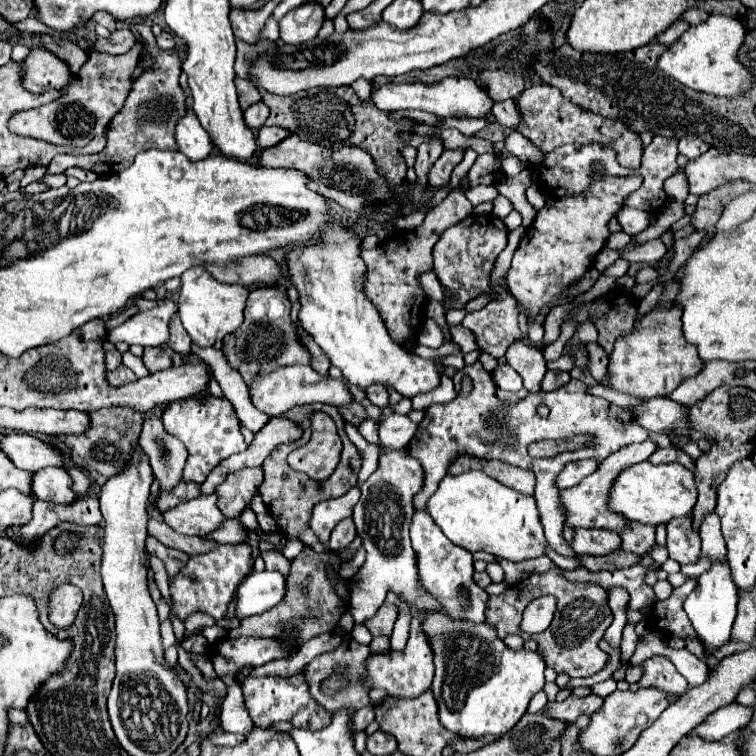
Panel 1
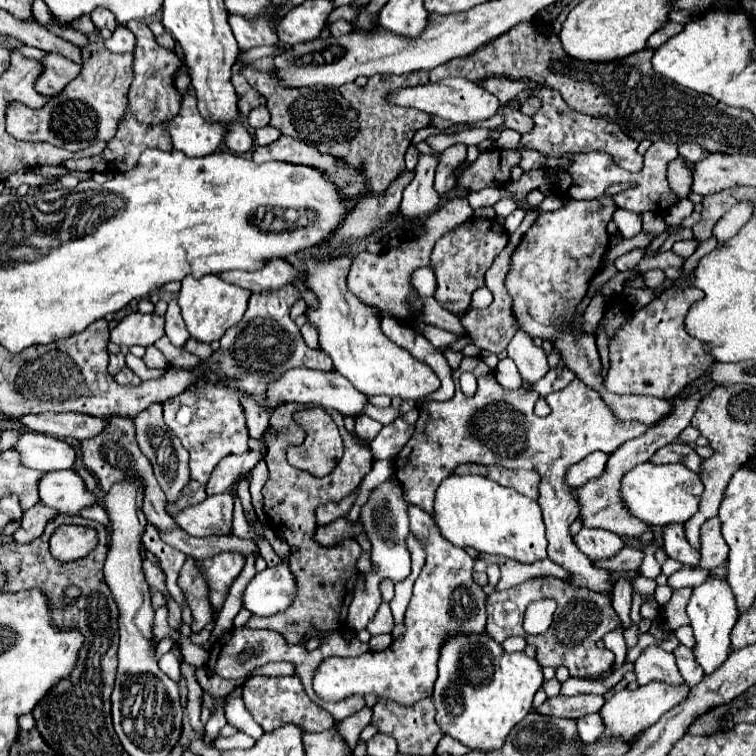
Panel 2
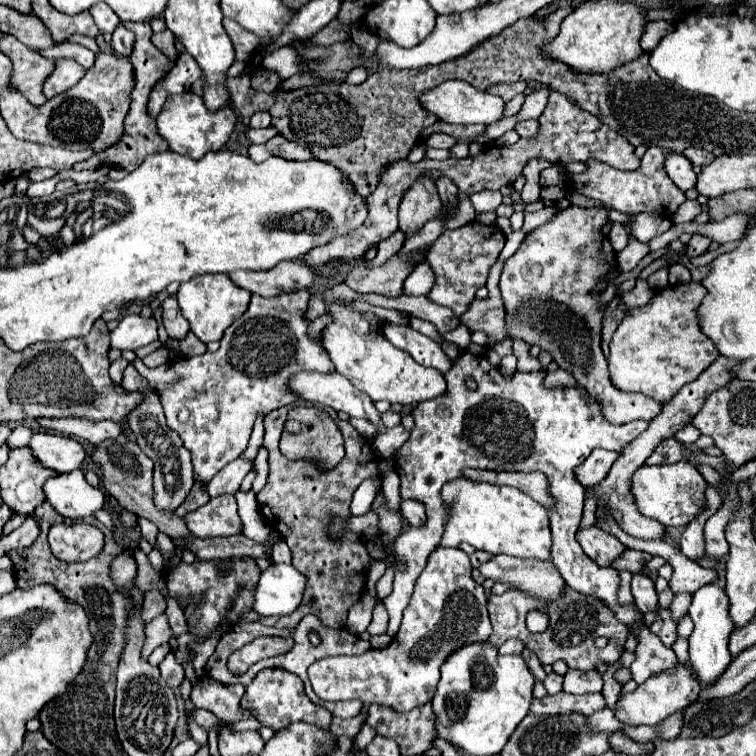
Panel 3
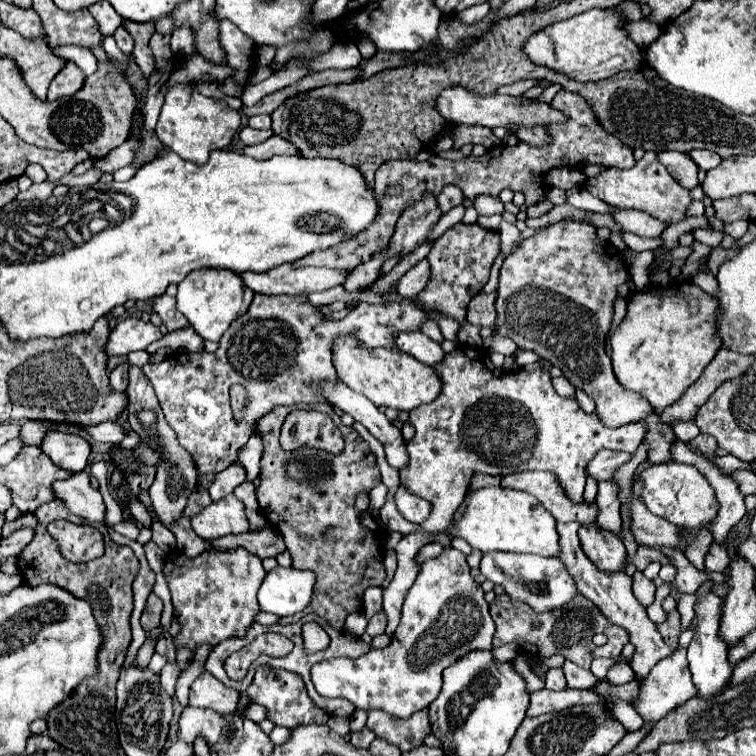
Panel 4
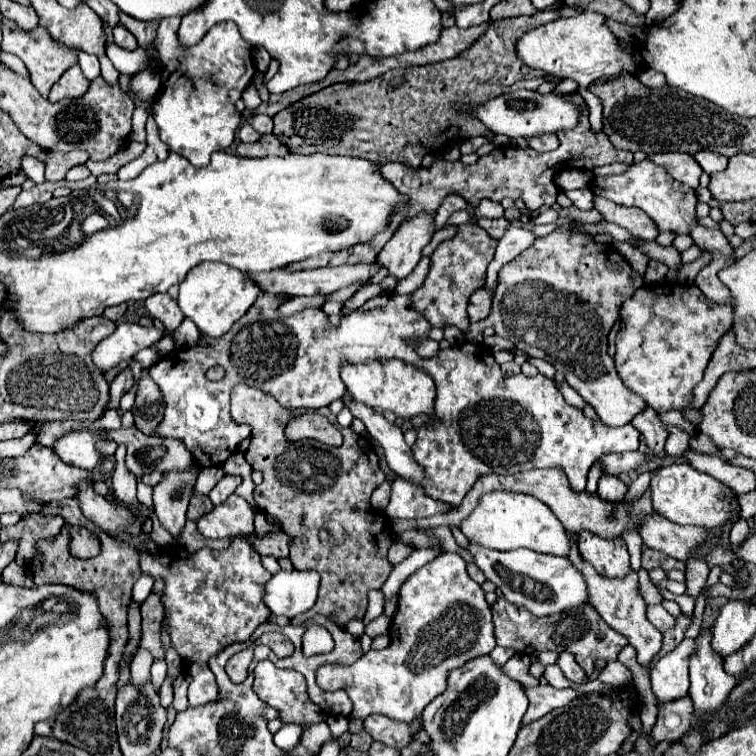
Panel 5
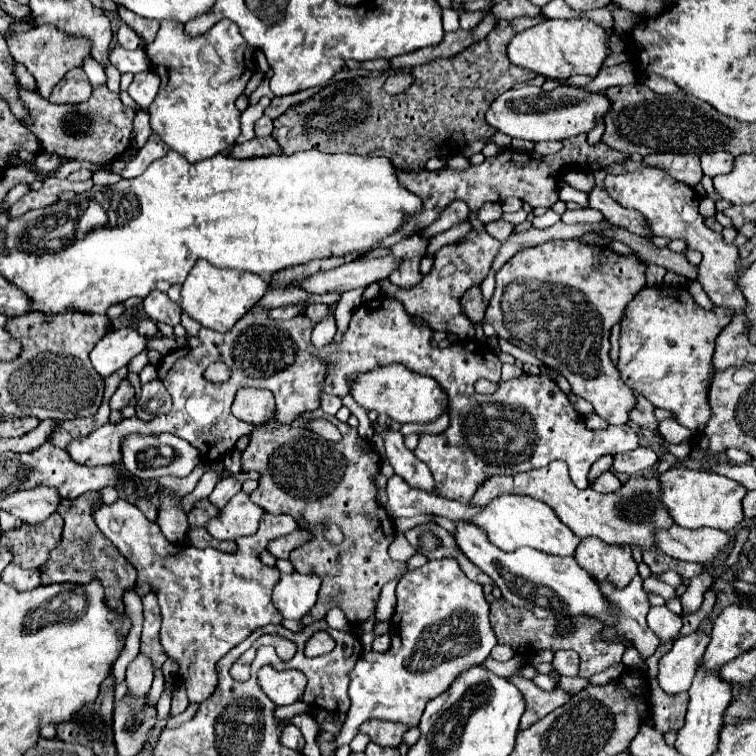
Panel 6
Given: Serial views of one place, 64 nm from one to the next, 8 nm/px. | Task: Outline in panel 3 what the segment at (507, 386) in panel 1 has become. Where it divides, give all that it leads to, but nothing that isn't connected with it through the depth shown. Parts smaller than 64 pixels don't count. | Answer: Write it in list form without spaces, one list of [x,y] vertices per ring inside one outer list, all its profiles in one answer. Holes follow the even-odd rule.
[[[508,355],[502,358],[498,370],[506,380],[509,380],[517,371],[517,359],[514,355]]]

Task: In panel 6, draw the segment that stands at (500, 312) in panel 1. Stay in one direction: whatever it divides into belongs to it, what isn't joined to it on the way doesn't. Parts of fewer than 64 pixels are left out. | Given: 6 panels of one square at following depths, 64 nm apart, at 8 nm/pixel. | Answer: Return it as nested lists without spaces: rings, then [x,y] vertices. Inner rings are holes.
[[[474,286],[474,288],[468,290],[466,298],[462,300],[462,308],[464,308],[464,314],[472,322],[482,322],[484,310],[486,310],[486,302],[482,300],[482,294],[480,294],[480,288],[478,286]]]

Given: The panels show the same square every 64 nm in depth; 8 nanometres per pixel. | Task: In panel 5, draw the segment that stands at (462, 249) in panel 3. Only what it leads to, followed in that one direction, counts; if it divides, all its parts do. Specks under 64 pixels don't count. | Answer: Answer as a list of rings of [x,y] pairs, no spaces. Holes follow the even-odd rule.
[[[462,224],[458,228],[458,234],[452,240],[446,240],[436,248],[436,252],[430,256],[430,272],[424,280],[424,284],[412,292],[408,298],[412,302],[412,308],[420,312],[434,328],[446,328],[456,326],[462,334],[468,334],[470,320],[466,314],[468,298],[474,290],[484,286],[486,278],[486,266],[494,258],[496,240],[486,234],[478,224]]]

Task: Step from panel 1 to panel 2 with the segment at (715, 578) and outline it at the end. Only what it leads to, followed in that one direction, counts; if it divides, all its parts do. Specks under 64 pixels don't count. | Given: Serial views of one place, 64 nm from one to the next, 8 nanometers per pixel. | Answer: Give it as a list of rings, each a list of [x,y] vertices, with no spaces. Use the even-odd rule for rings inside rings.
[[[710,576],[702,586],[698,586],[692,592],[686,610],[690,616],[690,624],[694,628],[694,640],[696,640],[692,652],[696,656],[696,662],[702,666],[704,676],[710,676],[714,670],[718,670],[726,662],[728,654],[732,652],[730,632],[738,620],[738,612],[736,612],[736,600],[732,600],[732,590],[728,588],[728,582],[716,576]]]

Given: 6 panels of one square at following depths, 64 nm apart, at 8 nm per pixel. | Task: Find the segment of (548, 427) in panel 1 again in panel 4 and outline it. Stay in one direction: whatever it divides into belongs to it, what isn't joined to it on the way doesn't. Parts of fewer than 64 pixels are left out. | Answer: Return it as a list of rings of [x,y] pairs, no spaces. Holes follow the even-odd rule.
[[[456,346],[456,350],[452,350],[450,354],[446,354],[442,362],[434,364],[434,370],[436,370],[436,374],[438,374],[440,380],[442,380],[442,392],[440,392],[440,395],[432,403],[419,406],[409,414],[408,422],[416,428],[416,436],[406,444],[406,446],[408,446],[408,452],[410,452],[410,464],[408,464],[408,468],[406,468],[404,472],[400,472],[400,482],[402,482],[410,492],[414,492],[414,494],[418,494],[420,498],[432,502],[434,508],[432,508],[432,516],[428,516],[428,520],[424,520],[424,522],[420,524],[420,526],[422,526],[422,532],[406,534],[406,536],[400,540],[400,544],[396,546],[396,552],[398,552],[398,570],[396,570],[396,574],[394,574],[392,584],[384,590],[384,612],[386,612],[386,616],[388,616],[388,628],[386,628],[386,634],[388,634],[388,636],[392,636],[392,630],[396,630],[396,626],[398,626],[398,622],[400,622],[400,608],[402,608],[406,590],[412,586],[412,582],[416,580],[416,572],[420,570],[420,568],[414,564],[414,556],[418,554],[418,550],[420,550],[424,544],[430,542],[430,536],[428,536],[430,532],[442,532],[442,530],[446,530],[446,528],[450,526],[452,514],[454,514],[454,510],[462,504],[462,498],[466,496],[468,486],[470,486],[470,480],[472,480],[472,476],[474,476],[476,472],[502,474],[502,476],[506,476],[506,474],[518,472],[518,470],[550,470],[550,472],[554,472],[554,474],[560,478],[560,484],[564,482],[564,490],[568,492],[568,498],[572,498],[572,500],[582,500],[582,492],[584,492],[584,484],[586,484],[586,476],[588,476],[588,474],[586,474],[586,466],[588,466],[588,462],[592,460],[592,456],[596,456],[598,450],[608,448],[608,450],[636,452],[636,448],[638,448],[638,446],[642,444],[642,440],[644,440],[644,422],[632,422],[632,424],[626,424],[626,426],[620,426],[620,428],[608,428],[608,426],[604,426],[604,424],[600,422],[600,418],[598,418],[596,414],[584,414],[576,400],[558,396],[556,390],[554,390],[552,384],[550,384],[548,374],[542,372],[540,368],[538,368],[536,372],[532,372],[532,374],[526,374],[524,370],[518,370],[518,372],[506,372],[506,374],[504,374],[502,368],[496,368],[496,366],[494,366],[488,355],[489,353],[486,352],[484,348]],[[558,524],[558,532],[560,532],[560,544],[562,544],[562,552],[560,552],[560,560],[564,560],[564,566],[568,568],[568,572],[572,572],[572,576],[576,576],[576,584],[580,584],[580,592],[598,606],[598,610],[604,614],[604,618],[620,628],[624,628],[630,634],[630,642],[636,646],[634,658],[632,658],[632,668],[636,672],[636,676],[646,676],[652,666],[662,660],[664,656],[668,656],[672,652],[672,648],[668,648],[656,628],[654,622],[650,622],[650,618],[646,616],[646,608],[638,602],[638,598],[632,592],[632,576],[628,576],[626,572],[616,572],[616,574],[604,574],[600,572],[582,552],[580,542],[578,542],[578,528],[580,524]]]

